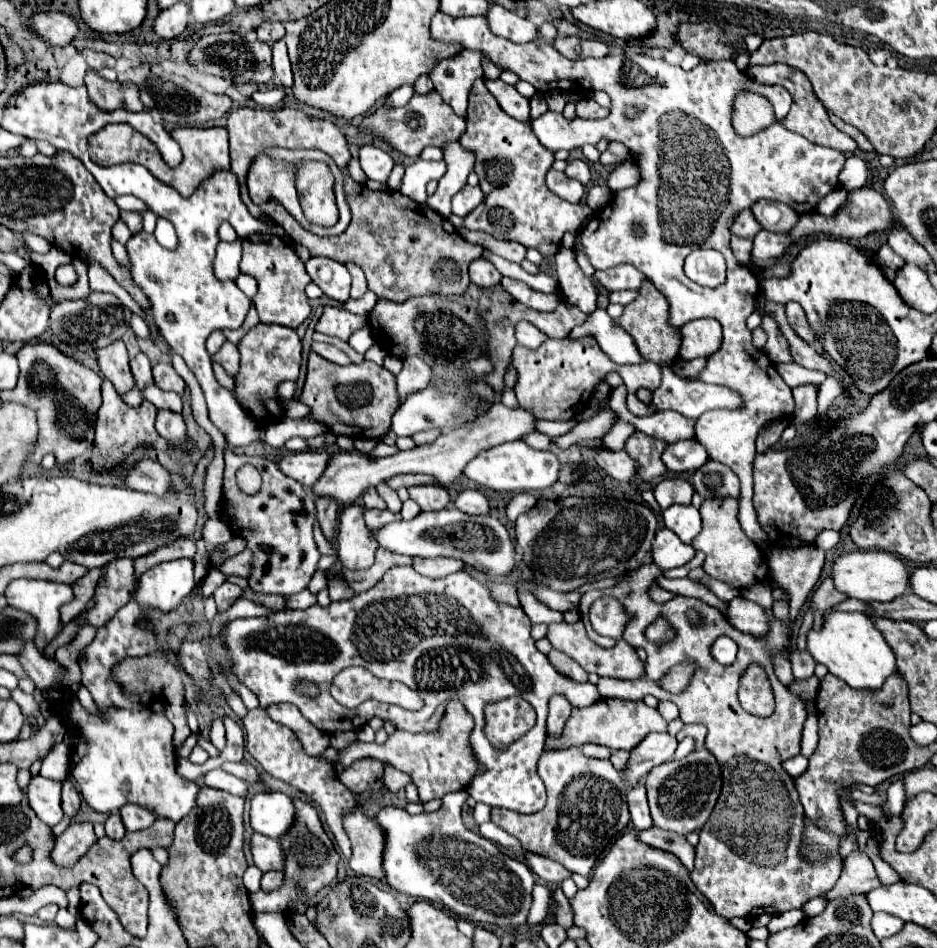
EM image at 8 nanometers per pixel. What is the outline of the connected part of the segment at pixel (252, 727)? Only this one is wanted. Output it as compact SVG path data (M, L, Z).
M248 712L246 718L242 720L242 726L246 732L246 750L260 762L260 766L268 774L272 774L278 780L288 782L290 786L294 786L300 792L304 792L306 796L310 796L316 804L320 804L320 808L326 816L326 822L336 836L341 856L350 858L350 838L342 826L342 820L344 820L346 812L356 808L356 800L354 800L352 792L340 784L340 780L334 772L334 766L320 758L308 756L300 744L300 740L296 738L296 734L288 726L274 722L266 712Z

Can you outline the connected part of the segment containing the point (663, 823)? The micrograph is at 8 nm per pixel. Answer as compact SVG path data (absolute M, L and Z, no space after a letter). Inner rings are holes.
M700 748L682 760L652 768L652 772L646 776L646 790L654 826L686 836L700 830L708 820L722 790L722 770L710 752L706 748Z

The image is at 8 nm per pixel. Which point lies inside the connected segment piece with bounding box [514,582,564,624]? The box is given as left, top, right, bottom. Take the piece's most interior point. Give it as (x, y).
(537, 611)

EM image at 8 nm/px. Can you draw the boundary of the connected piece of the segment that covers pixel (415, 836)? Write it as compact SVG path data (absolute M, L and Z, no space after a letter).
M466 790L446 794L442 798L444 804L438 812L430 812L430 814L424 812L416 816L408 814L404 808L398 808L398 806L380 808L376 822L380 824L384 832L382 868L386 874L386 882L394 890L404 892L408 896L416 896L416 898L424 898L434 904L442 904L442 908L470 922L492 926L492 928L514 930L522 926L528 918L528 910L532 904L532 886L534 886L532 872L524 862L518 862L512 856L504 854L494 842L482 838L478 832L470 832L462 824L460 808L466 802L466 798L468 798Z

